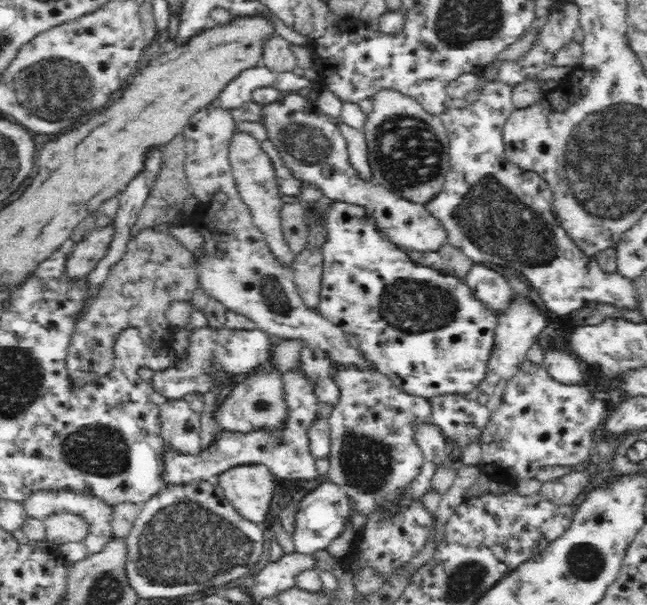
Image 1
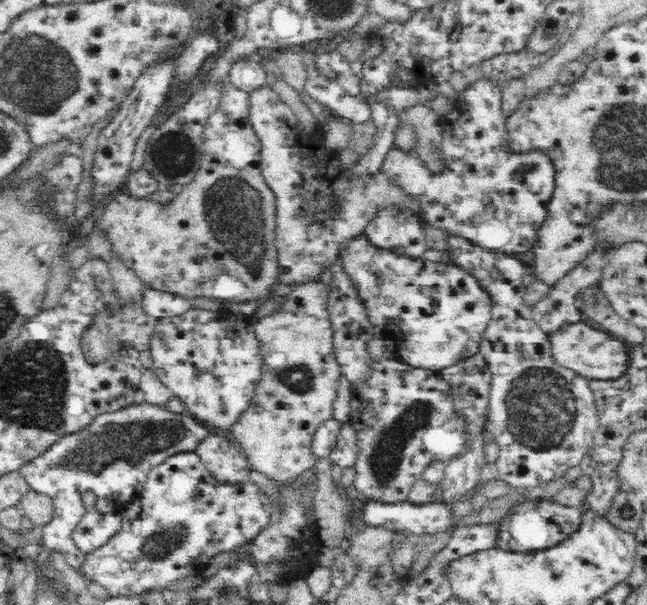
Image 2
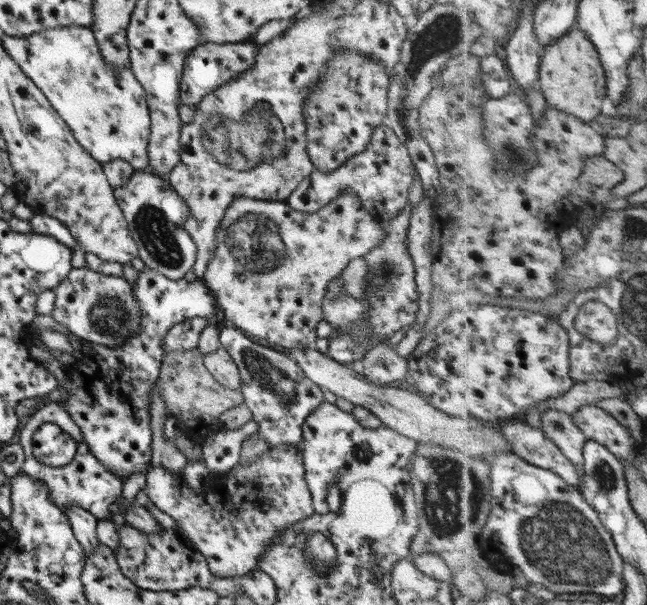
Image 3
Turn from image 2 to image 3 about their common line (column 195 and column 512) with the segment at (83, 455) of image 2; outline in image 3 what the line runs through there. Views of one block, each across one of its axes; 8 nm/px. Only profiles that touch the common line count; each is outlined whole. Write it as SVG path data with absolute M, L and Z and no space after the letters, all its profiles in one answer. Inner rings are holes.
M521 418L500 423L499 430L505 434L514 452L539 468L556 472L563 480L576 486L579 484L579 471L575 463L551 440L545 431L533 428Z

